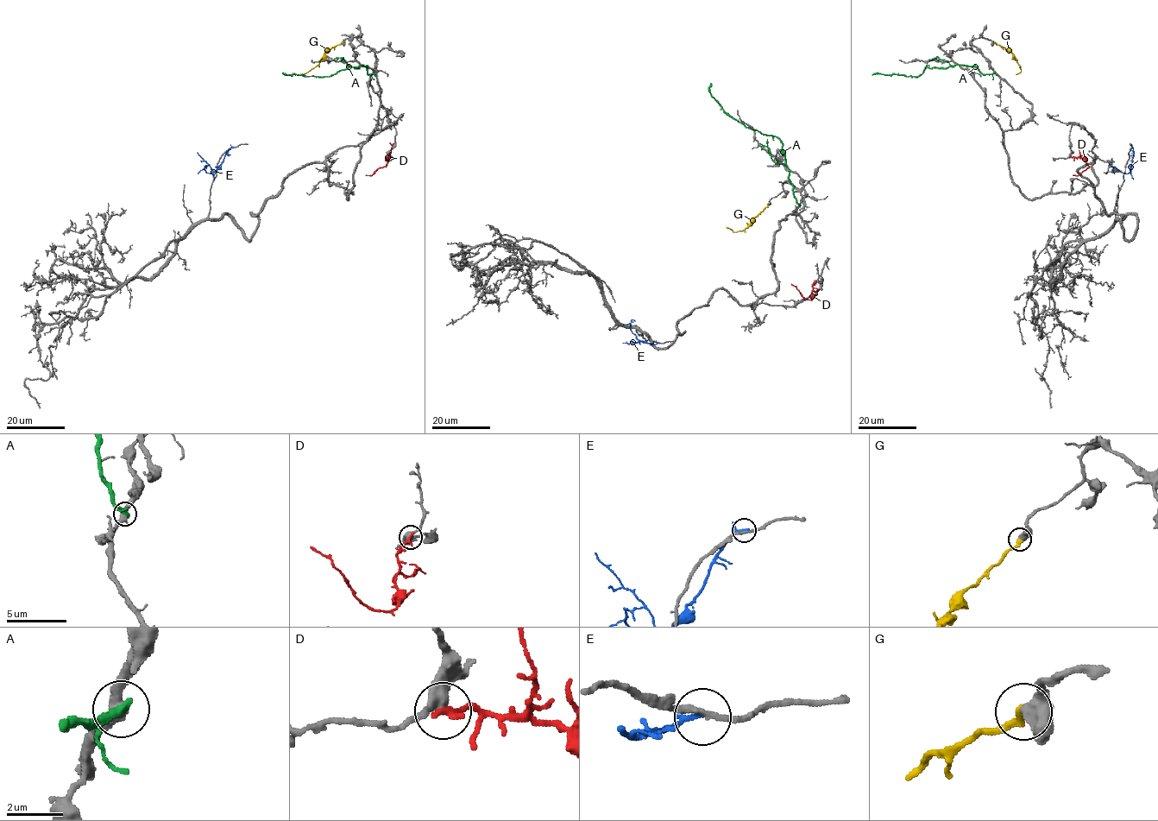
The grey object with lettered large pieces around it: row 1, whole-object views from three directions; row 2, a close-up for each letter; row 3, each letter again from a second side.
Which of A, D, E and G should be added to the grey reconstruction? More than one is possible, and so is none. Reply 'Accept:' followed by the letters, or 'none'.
Accept: G

